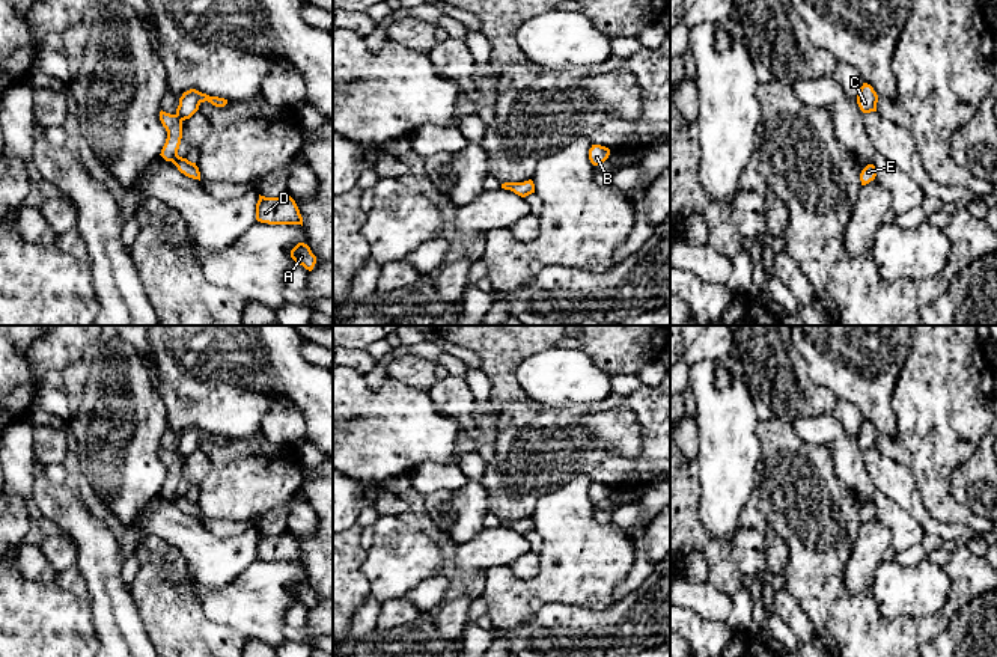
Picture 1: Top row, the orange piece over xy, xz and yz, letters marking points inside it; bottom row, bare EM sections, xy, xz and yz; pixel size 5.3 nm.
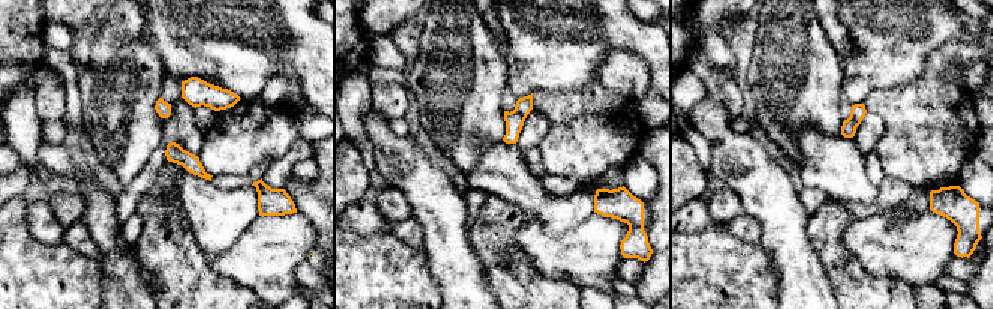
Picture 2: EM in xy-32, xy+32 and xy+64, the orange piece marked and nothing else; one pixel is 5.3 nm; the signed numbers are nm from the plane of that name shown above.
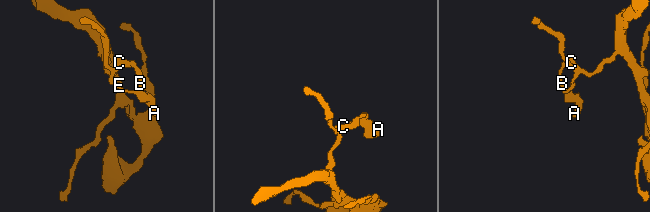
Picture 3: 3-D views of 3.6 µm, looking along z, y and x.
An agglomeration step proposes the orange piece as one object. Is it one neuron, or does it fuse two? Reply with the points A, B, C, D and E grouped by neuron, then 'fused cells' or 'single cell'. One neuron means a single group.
A B C D E | single cell

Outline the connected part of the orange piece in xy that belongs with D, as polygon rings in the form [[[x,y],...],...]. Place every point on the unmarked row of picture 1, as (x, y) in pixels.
[[[259,532],[256,558],[268,562],[301,562],[303,555],[295,538],[289,533],[265,535]]]

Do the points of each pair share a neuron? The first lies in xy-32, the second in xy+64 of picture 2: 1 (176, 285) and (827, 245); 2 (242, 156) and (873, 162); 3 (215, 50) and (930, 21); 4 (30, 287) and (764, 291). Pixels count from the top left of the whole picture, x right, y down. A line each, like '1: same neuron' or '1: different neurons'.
1: same neuron
2: different neurons
3: same neuron
4: same neuron

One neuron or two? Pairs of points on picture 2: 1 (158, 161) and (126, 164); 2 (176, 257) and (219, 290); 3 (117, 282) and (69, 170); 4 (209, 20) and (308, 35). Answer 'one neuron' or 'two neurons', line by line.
1: two neurons
2: one neuron
3: one neuron
4: one neuron

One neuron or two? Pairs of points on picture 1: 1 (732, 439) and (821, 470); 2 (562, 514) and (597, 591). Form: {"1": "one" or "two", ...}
{"1": "two", "2": "one"}

